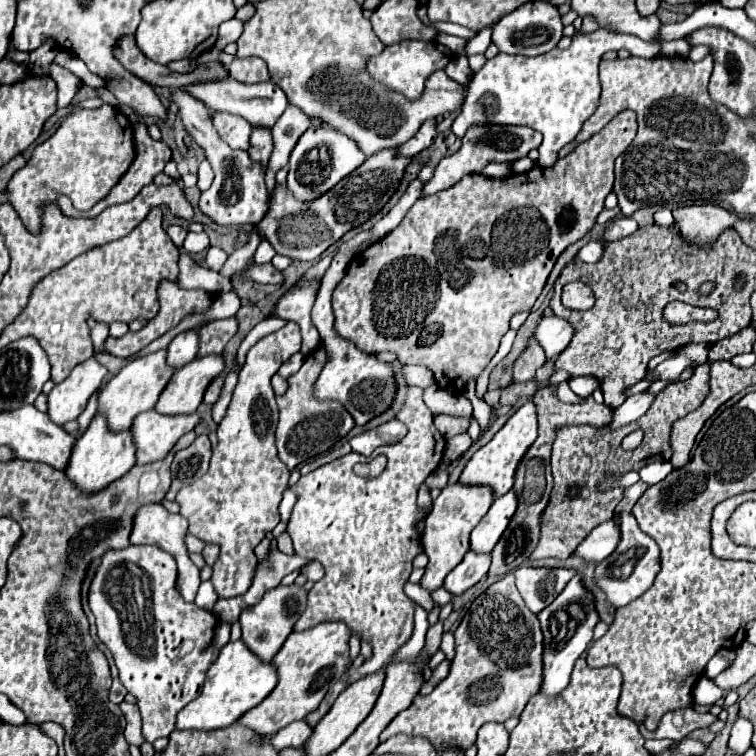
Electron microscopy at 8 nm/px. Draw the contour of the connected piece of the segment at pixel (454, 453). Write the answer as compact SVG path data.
M468 433L456 435L456 437L452 437L452 439L446 441L446 455L454 461L454 459L462 457L462 455L468 451L470 445L472 445L472 439L468 437Z

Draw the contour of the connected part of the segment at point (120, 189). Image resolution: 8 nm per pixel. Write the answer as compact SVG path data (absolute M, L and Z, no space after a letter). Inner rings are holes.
M144 123L136 125L136 129L134 129L134 147L136 147L136 159L134 159L134 163L130 165L130 169L126 171L126 175L118 181L118 185L116 185L98 205L92 207L92 211L86 211L86 213L76 211L76 209L72 207L70 199L64 195L64 197L60 197L60 201L58 201L58 207L60 207L62 215L66 215L66 217L96 217L96 215L100 215L100 213L102 213L106 207L110 207L110 205L126 203L126 201L134 199L134 197L140 193L140 189L142 189L144 185L152 183L154 175L162 173L164 165L168 163L168 159L170 159L170 147L168 147L164 141L154 141L154 139L150 139L150 135L146 133L146 125L144 125Z

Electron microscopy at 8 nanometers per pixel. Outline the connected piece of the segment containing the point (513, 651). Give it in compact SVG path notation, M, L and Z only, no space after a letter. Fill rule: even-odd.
M512 573L504 575L474 599L454 637L456 657L450 663L448 677L430 695L418 695L412 707L384 729L380 742L404 733L428 737L438 751L442 751L442 745L468 749L484 723L504 723L510 717L520 717L528 699L540 691L542 631L538 617L524 605Z

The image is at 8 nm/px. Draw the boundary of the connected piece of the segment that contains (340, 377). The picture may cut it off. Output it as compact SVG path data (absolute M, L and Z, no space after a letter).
M364 231L364 233L358 233L356 237L352 237L350 241L342 243L338 247L338 251L332 257L332 263L330 263L328 271L322 277L320 291L318 291L314 309L312 309L312 323L316 325L316 329L318 329L320 337L322 337L322 343L326 343L326 351L328 351L328 357L330 357L330 361L324 365L318 381L314 383L314 395L318 399L338 399L350 411L350 415L354 417L354 421L358 425L366 425L370 419L382 415L392 405L394 393L396 393L394 369L390 367L390 363L380 361L374 355L360 351L352 341L346 341L346 339L338 337L338 333L334 329L334 313L332 313L332 307L330 307L330 297L332 297L334 287L344 277L346 265L350 263L354 253L364 243L368 243L370 239L372 239L370 231Z

